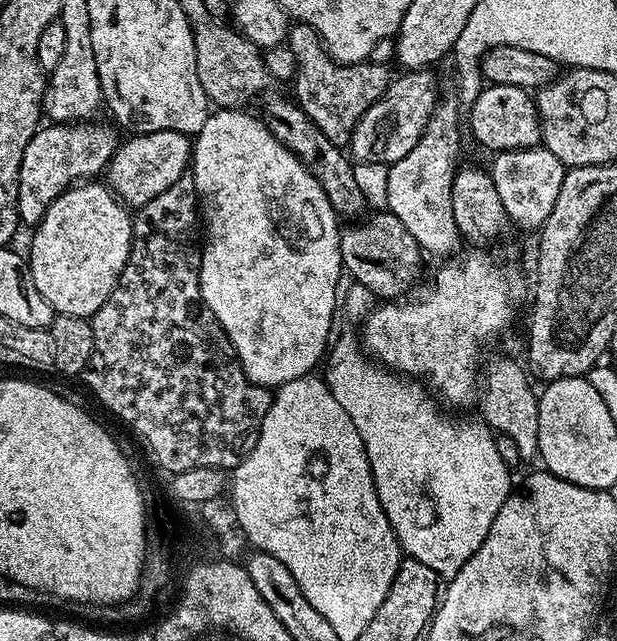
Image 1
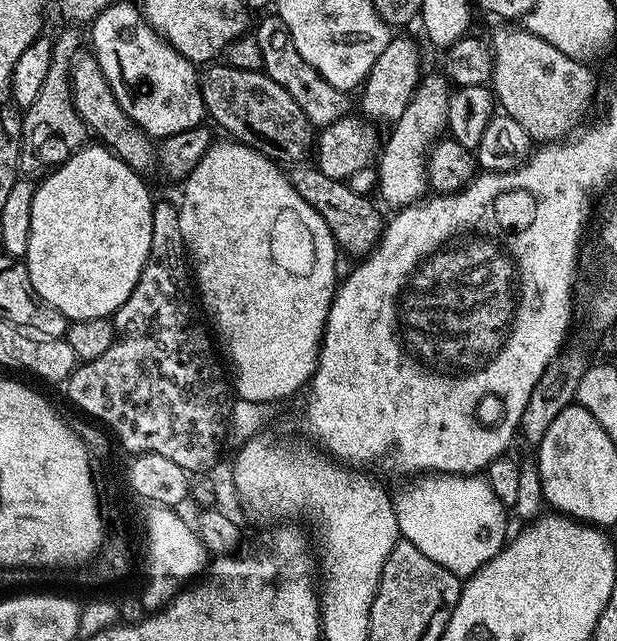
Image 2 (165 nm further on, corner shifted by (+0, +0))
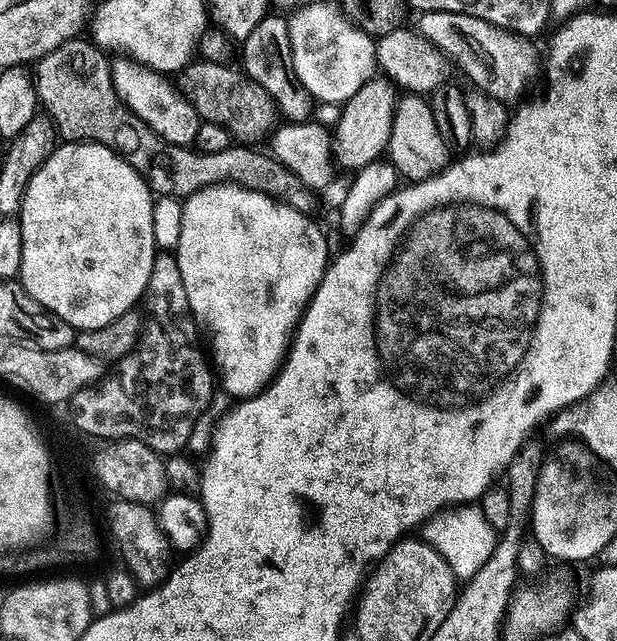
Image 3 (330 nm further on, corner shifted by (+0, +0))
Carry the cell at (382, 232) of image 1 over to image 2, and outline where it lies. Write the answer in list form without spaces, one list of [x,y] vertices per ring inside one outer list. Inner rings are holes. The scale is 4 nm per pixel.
[[[319,167],[312,172],[300,172],[300,191],[302,198],[318,210],[318,214],[326,222],[326,226],[332,231],[332,237],[336,239],[337,249],[341,253],[349,252],[355,258],[363,258],[375,249],[380,243],[381,235],[386,227],[385,221],[380,221],[380,212],[371,203],[369,197],[362,194],[354,194],[350,186],[343,180],[335,180],[326,174],[322,174]]]

